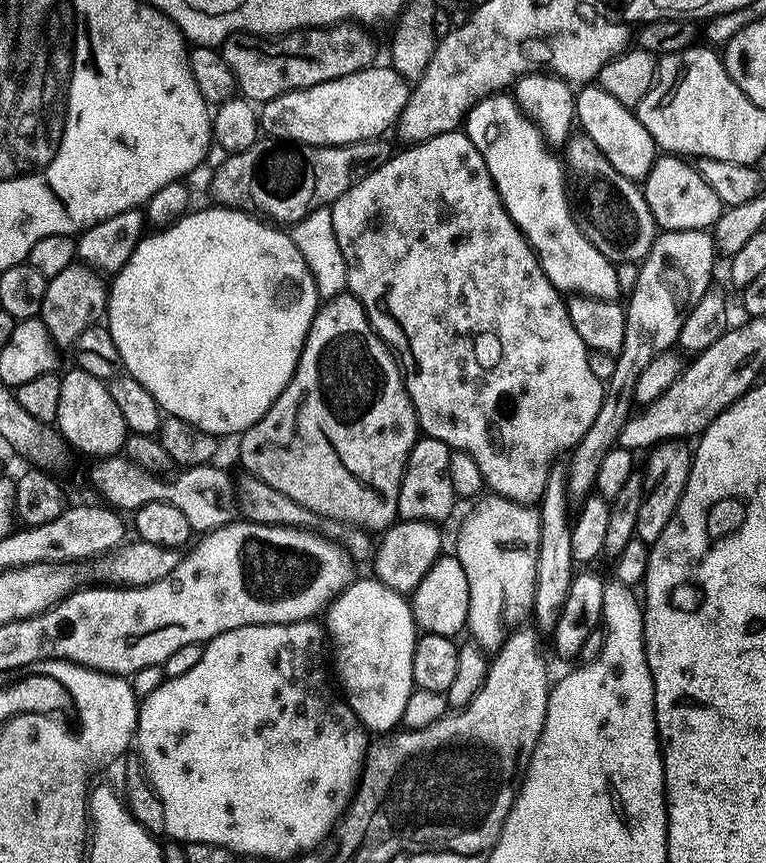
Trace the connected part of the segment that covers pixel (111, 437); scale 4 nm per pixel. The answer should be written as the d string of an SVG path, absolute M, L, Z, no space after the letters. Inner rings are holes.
M79 370L63 373L55 427L75 451L77 448L88 456L96 456L95 458L115 457L123 449L130 435L122 418L122 410L118 410L114 398L110 398L107 383Z

